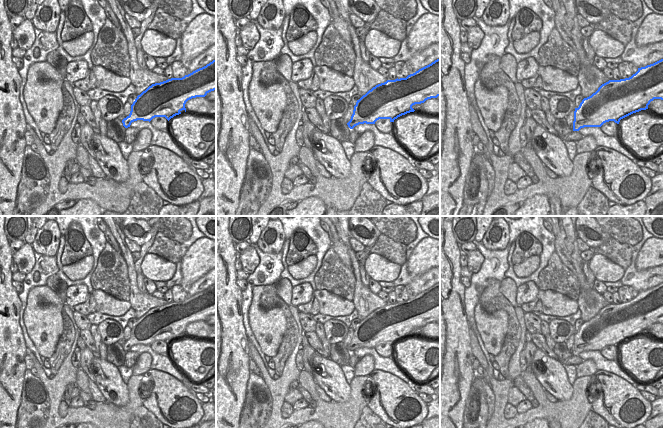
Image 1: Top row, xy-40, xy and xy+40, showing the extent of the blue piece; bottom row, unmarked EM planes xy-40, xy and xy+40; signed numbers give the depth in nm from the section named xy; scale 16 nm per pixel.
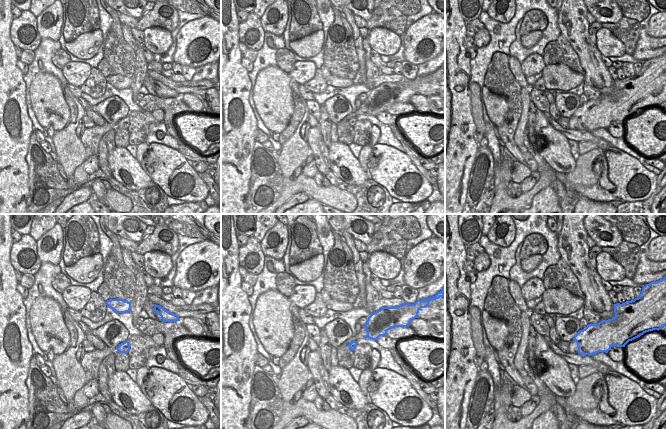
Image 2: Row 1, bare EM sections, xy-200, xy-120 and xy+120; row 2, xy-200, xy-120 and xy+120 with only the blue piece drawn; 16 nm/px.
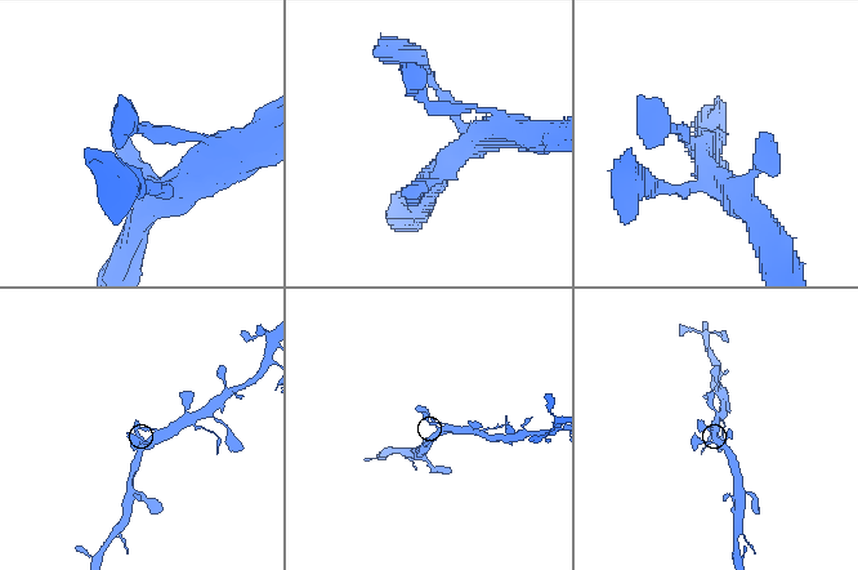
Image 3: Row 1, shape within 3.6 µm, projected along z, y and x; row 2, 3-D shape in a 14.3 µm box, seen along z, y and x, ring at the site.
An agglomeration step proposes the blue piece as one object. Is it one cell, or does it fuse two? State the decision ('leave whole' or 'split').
leave whole

